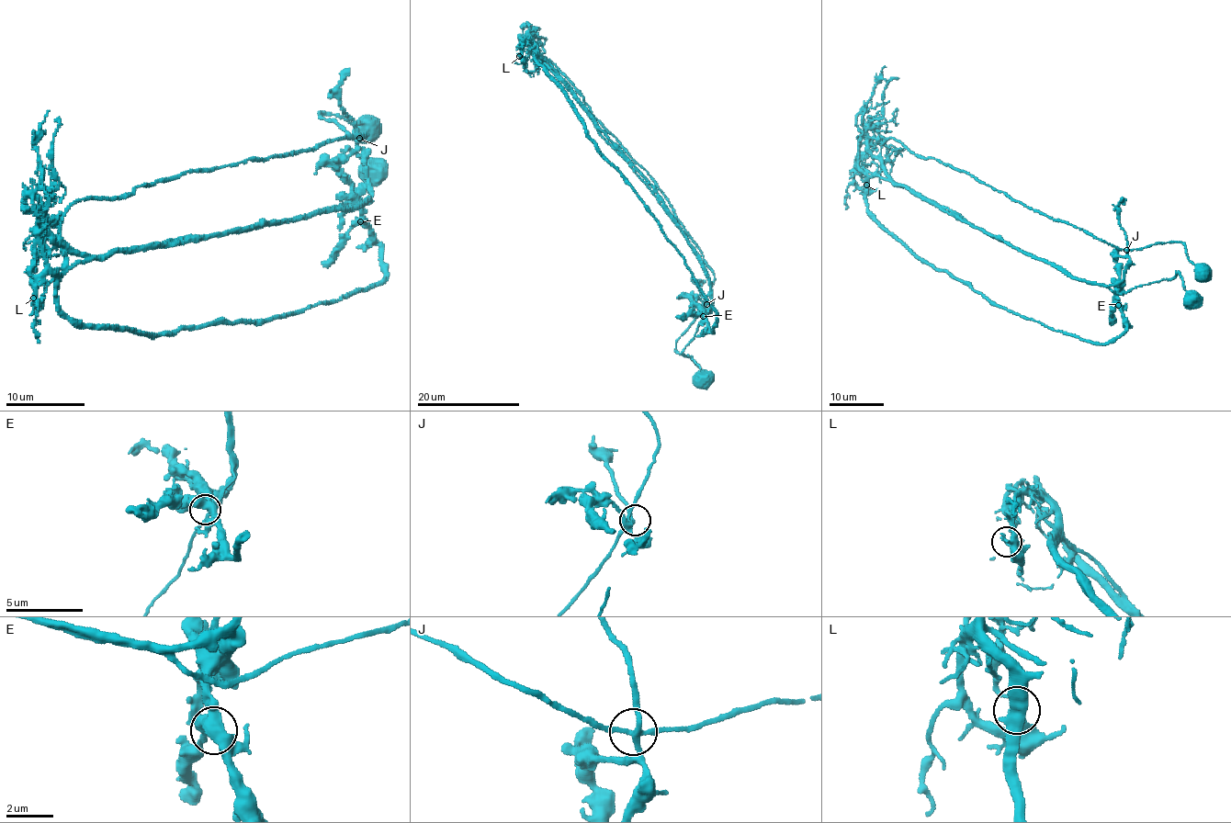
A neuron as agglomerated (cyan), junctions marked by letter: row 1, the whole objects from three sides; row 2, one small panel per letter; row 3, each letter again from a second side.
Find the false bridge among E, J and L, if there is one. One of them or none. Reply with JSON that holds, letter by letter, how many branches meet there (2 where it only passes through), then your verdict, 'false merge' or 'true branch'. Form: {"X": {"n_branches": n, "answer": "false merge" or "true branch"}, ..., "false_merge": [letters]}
{"E": {"n_branches": 3, "answer": "true branch"}, "J": {"n_branches": 4, "answer": "true branch"}, "L": {"n_branches": 3, "answer": "false merge"}, "false_merge": ["L"]}

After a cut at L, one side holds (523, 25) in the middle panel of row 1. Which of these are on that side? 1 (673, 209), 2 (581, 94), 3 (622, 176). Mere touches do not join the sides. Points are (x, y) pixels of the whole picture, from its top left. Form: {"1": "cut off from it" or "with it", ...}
{"1": "cut off from it", "2": "cut off from it", "3": "with it"}

